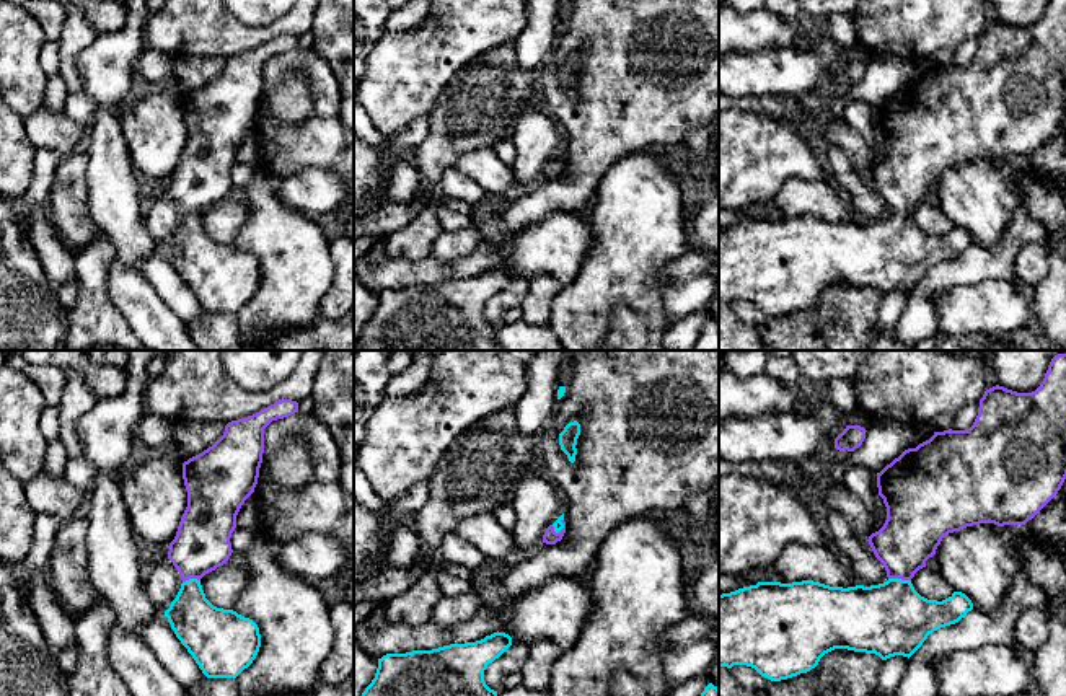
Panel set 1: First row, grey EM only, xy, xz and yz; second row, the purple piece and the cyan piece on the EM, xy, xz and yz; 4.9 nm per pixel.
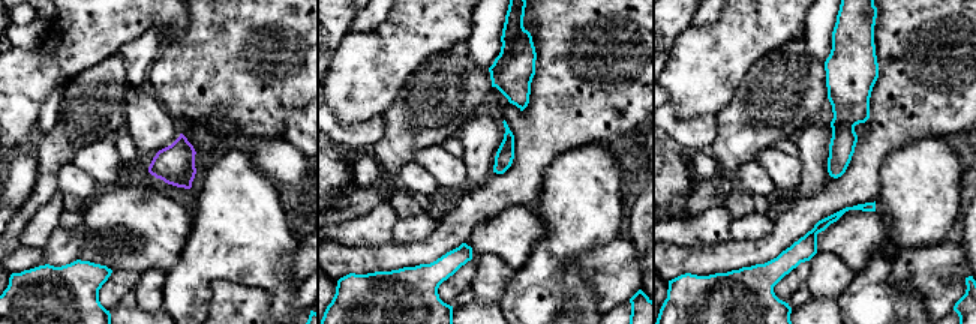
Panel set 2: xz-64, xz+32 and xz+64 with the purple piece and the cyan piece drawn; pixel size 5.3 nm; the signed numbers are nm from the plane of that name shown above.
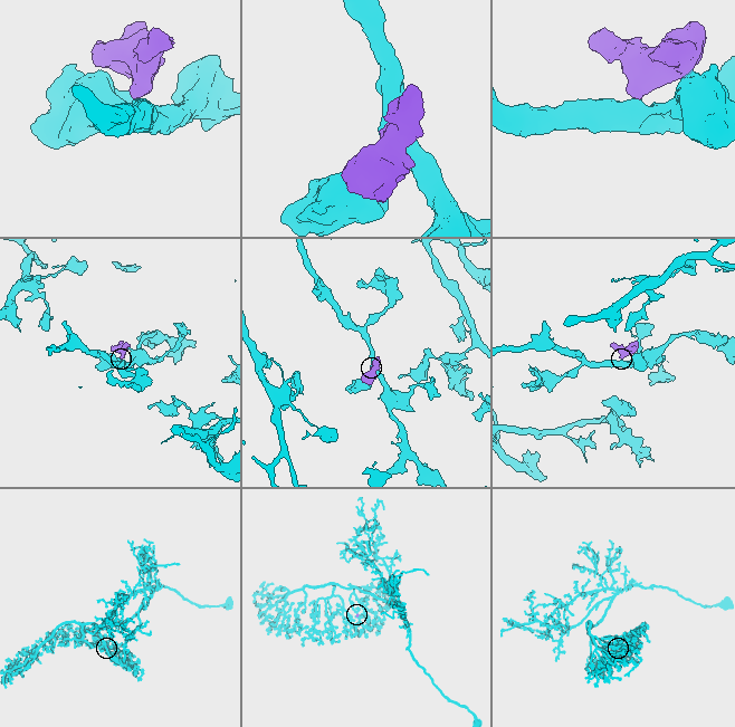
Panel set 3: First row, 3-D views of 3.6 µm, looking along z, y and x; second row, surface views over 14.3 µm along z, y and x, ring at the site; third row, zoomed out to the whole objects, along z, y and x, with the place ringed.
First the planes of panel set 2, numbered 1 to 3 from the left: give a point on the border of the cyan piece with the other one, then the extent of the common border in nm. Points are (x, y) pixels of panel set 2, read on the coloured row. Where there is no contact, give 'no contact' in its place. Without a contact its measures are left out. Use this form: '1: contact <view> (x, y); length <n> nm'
1: no contact
2: no contact
3: no contact

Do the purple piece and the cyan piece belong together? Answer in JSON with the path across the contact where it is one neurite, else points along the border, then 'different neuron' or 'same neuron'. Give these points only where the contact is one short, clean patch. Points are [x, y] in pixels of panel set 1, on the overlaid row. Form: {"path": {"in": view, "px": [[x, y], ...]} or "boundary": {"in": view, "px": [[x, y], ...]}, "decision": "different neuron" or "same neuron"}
{"path": {"in": "yz", "px": [[913, 528], [903, 545], [900, 577], [892, 618]]}, "decision": "same neuron"}

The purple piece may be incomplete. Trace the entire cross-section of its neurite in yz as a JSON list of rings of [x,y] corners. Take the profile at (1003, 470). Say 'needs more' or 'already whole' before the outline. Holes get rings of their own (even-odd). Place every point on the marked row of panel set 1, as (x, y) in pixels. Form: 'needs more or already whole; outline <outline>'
needs more; outline [[[1066,354],[1051,359],[1040,386],[1017,393],[993,386],[980,399],[978,416],[968,430],[944,430],[905,450],[877,473],[879,496],[887,507],[883,526],[869,536],[875,557],[883,564],[888,580],[879,585],[830,587],[813,580],[792,584],[758,582],[719,595],[719,667],[747,665],[771,681],[781,681],[815,668],[820,659],[835,650],[875,654],[882,660],[895,655],[911,657],[934,631],[955,624],[973,610],[971,600],[954,592],[937,601],[921,597],[911,579],[926,567],[942,538],[980,523],[1025,525],[1058,494],[1066,479]]]

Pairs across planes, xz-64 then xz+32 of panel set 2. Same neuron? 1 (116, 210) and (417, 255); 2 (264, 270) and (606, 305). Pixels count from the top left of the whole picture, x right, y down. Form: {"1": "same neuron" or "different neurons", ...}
{"1": "different neurons", "2": "different neurons"}

